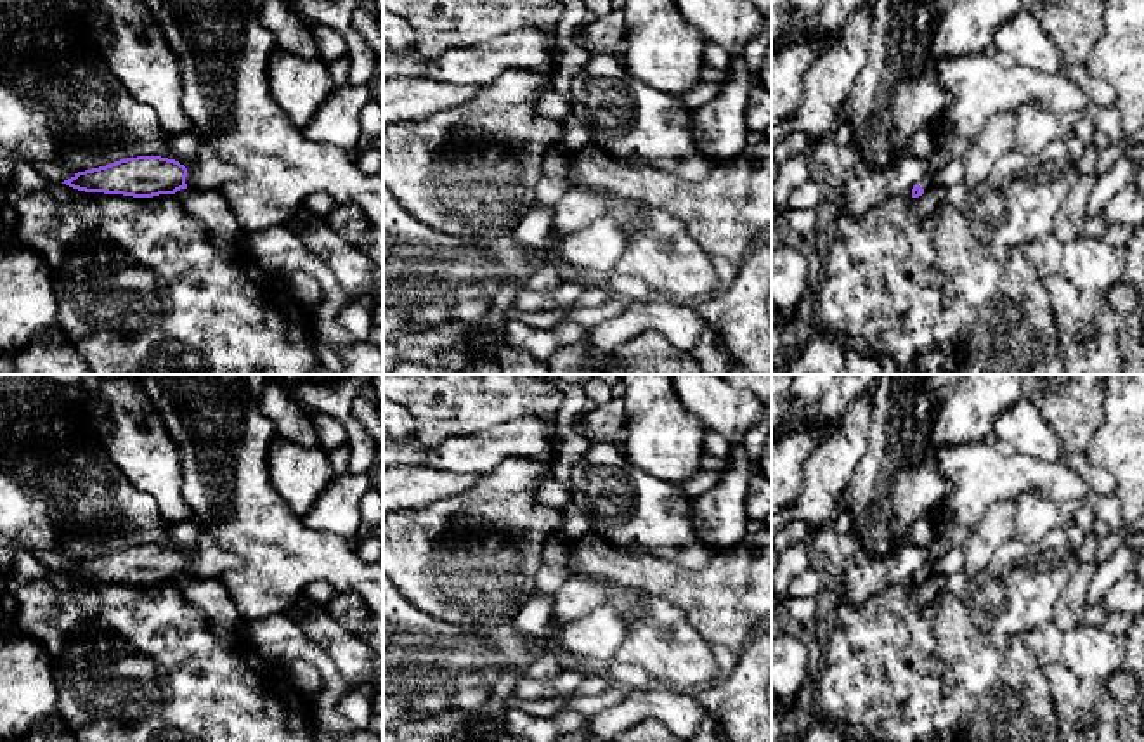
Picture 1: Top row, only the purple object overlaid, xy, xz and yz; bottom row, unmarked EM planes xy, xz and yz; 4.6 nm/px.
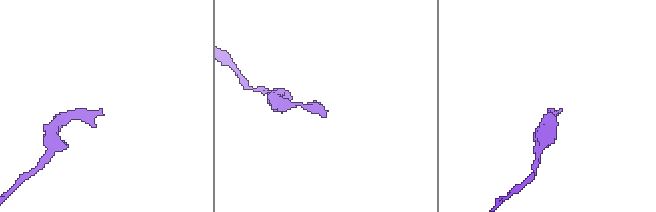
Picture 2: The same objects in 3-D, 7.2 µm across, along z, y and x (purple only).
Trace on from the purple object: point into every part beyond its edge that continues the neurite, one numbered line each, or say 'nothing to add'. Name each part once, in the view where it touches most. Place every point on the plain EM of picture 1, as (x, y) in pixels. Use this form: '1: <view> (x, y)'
1: xy (207, 560)

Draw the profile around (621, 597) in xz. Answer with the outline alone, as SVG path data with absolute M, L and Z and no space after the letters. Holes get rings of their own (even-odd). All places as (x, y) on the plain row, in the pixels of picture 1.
M612 583L608 586L607 603L610 603L621 610L633 609L636 605L636 589L629 589L622 584Z

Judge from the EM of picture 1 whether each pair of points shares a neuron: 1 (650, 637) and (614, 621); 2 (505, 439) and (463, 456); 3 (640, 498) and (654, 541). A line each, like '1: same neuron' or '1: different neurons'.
1: different neurons
2: same neuron
3: same neuron

